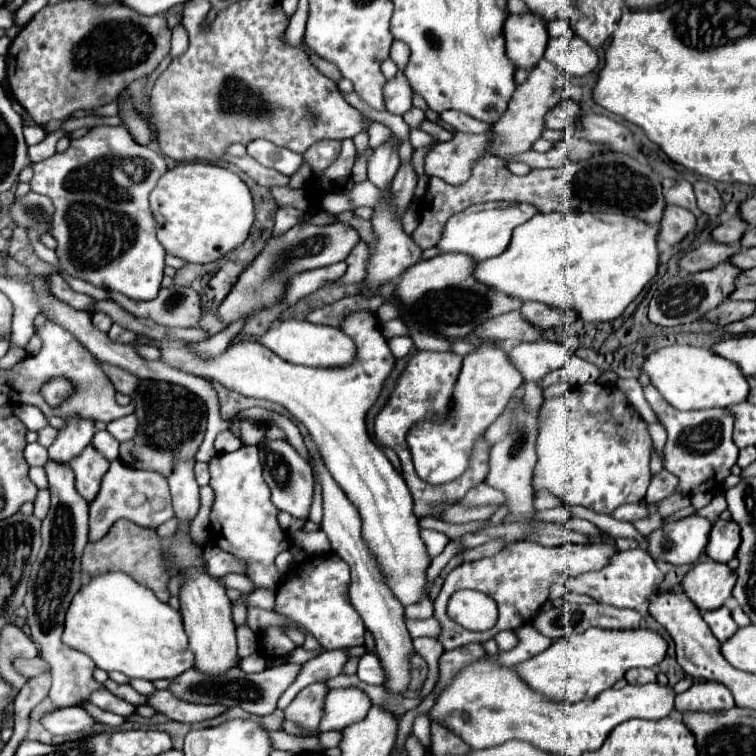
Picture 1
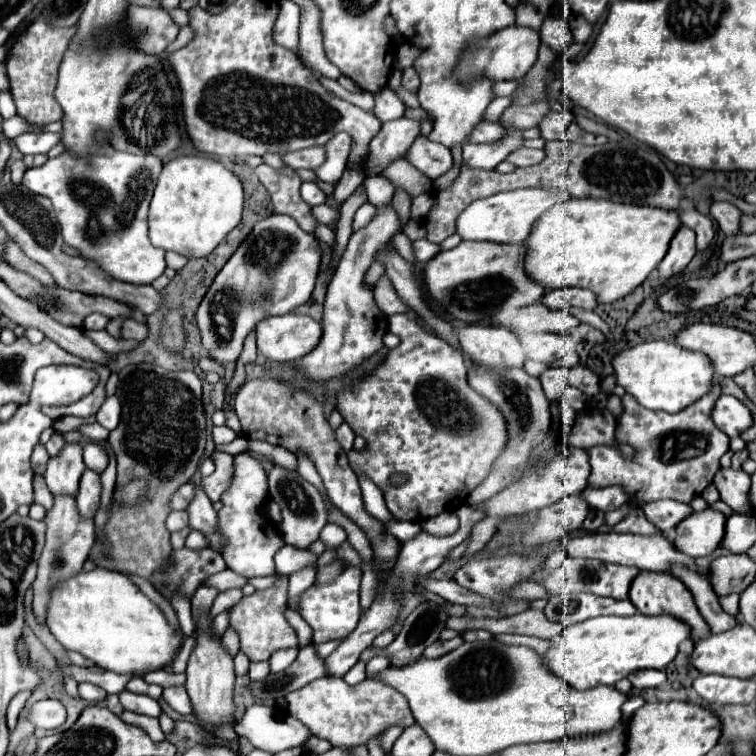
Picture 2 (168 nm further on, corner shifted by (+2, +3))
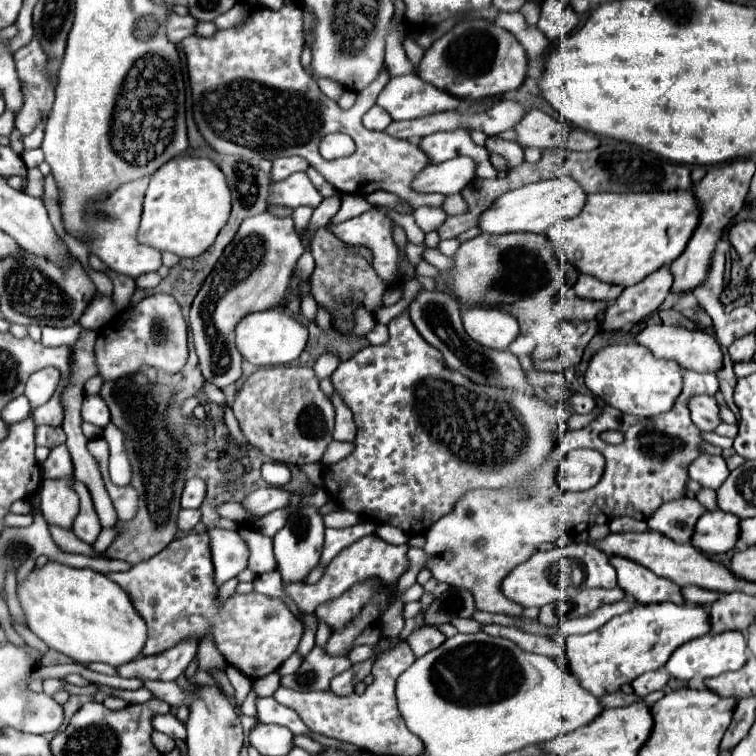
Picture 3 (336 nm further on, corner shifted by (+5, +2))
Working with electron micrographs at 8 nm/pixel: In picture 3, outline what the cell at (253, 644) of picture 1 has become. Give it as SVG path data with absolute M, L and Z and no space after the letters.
M227 666L227 678L229 678L231 686L235 688L235 706L240 708L241 702L243 702L245 696L247 696L247 692L251 690L251 680L249 680L247 676L243 676L243 674L241 674L237 668L233 668L233 666Z

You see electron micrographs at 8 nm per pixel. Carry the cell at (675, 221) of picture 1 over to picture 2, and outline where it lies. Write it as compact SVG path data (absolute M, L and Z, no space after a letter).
M680 225L682 229L676 231L674 239L670 241L670 249L666 253L666 257L662 259L660 267L658 267L658 275L662 279L668 279L680 271L684 271L684 267L690 263L690 259L696 253L696 233L686 227Z

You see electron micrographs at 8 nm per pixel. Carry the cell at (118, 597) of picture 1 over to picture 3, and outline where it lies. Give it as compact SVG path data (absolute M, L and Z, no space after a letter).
M47 562L41 568L33 568L29 576L17 584L17 598L25 616L25 622L33 634L37 634L49 648L63 652L71 660L79 664L91 662L107 662L111 666L121 666L141 654L141 648L147 640L147 626L135 614L131 600L127 598L125 590L111 582L105 574L99 574L89 568L71 568L59 562Z

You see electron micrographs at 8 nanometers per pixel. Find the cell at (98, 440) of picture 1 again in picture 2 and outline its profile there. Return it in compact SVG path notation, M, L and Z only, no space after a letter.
M90 441L90 443L84 445L84 463L86 463L86 467L96 469L96 471L104 471L108 461L110 461L110 455L104 449L102 443Z

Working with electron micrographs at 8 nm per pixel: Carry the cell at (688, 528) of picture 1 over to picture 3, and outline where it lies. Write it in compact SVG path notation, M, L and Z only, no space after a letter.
M721 510L705 512L695 528L693 546L707 554L721 554L735 548L739 540L739 518Z

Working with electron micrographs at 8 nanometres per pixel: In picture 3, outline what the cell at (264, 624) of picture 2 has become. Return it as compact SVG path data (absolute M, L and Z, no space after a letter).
M191 532L177 538L153 558L135 564L129 572L109 572L105 576L129 594L137 614L147 622L147 642L141 656L161 654L185 638L201 640L211 636L229 666L235 666L247 678L259 680L275 672L297 650L305 630L303 622L281 600L255 591L234 593L225 602L219 602L207 532Z

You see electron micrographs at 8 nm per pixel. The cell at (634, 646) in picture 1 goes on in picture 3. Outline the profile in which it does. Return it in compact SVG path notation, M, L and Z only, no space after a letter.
M659 602L647 606L635 606L635 610L611 618L599 630L589 634L577 634L567 638L567 658L571 672L579 678L579 684L593 696L617 692L623 684L631 684L645 672L665 666L673 650L681 644L705 636L711 632L709 612L705 606L689 604L677 606L673 602Z

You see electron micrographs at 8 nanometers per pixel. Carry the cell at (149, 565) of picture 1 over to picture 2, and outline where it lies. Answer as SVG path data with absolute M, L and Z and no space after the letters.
M150 363L128 365L118 373L118 377L120 381L118 381L116 397L122 401L122 421L118 429L114 429L108 437L108 443L116 453L116 461L118 461L116 483L130 481L134 477L146 477L146 481L150 481L150 497L142 505L138 505L138 509L118 509L118 513L110 515L108 523L104 525L104 535L108 539L110 553L106 553L106 547L96 539L90 551L90 559L98 567L124 571L150 581L154 573L162 573L164 569L174 567L170 533L164 525L170 513L168 499L170 499L170 493L174 493L174 489L178 489L186 481L192 481L192 475L196 473L198 463L204 455L206 415L204 415L204 403L202 403L202 381L192 371L166 371Z

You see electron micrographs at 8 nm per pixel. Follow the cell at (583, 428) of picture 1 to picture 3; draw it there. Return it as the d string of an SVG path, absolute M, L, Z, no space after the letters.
M576 449L569 452L559 468L559 484L561 488L571 491L582 491L593 487L601 479L605 459L597 451Z

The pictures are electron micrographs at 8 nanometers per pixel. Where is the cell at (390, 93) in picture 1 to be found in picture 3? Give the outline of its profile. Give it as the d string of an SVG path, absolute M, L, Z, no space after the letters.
M373 106L365 116L363 116L363 126L367 130L385 130L391 124L391 116L385 110L379 110L379 106Z

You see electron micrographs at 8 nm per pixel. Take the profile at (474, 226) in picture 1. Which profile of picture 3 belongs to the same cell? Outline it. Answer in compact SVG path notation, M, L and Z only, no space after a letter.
M571 176L541 180L541 182L527 184L523 188L503 194L503 198L499 198L495 206L491 206L487 214L483 214L483 218L479 220L479 226L487 234L507 234L507 232L537 232L539 234L561 220L579 216L585 202L587 202L585 190Z

